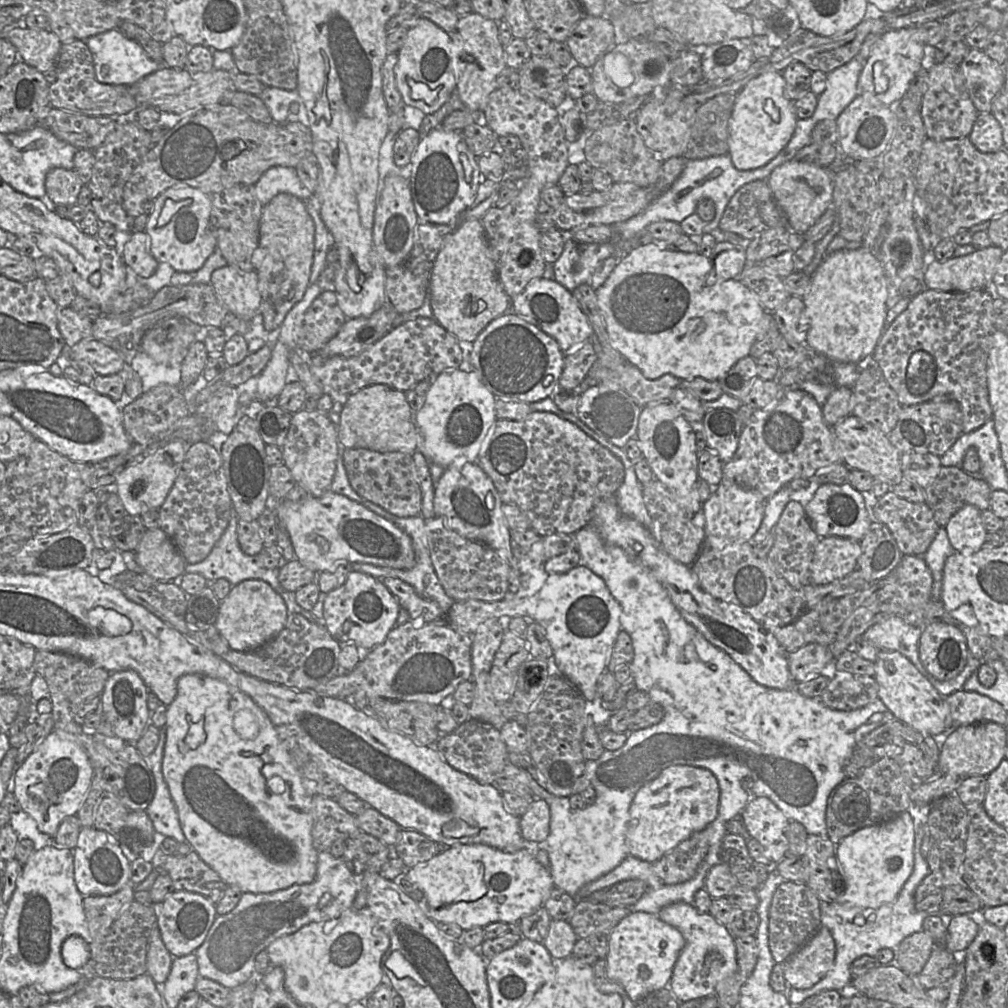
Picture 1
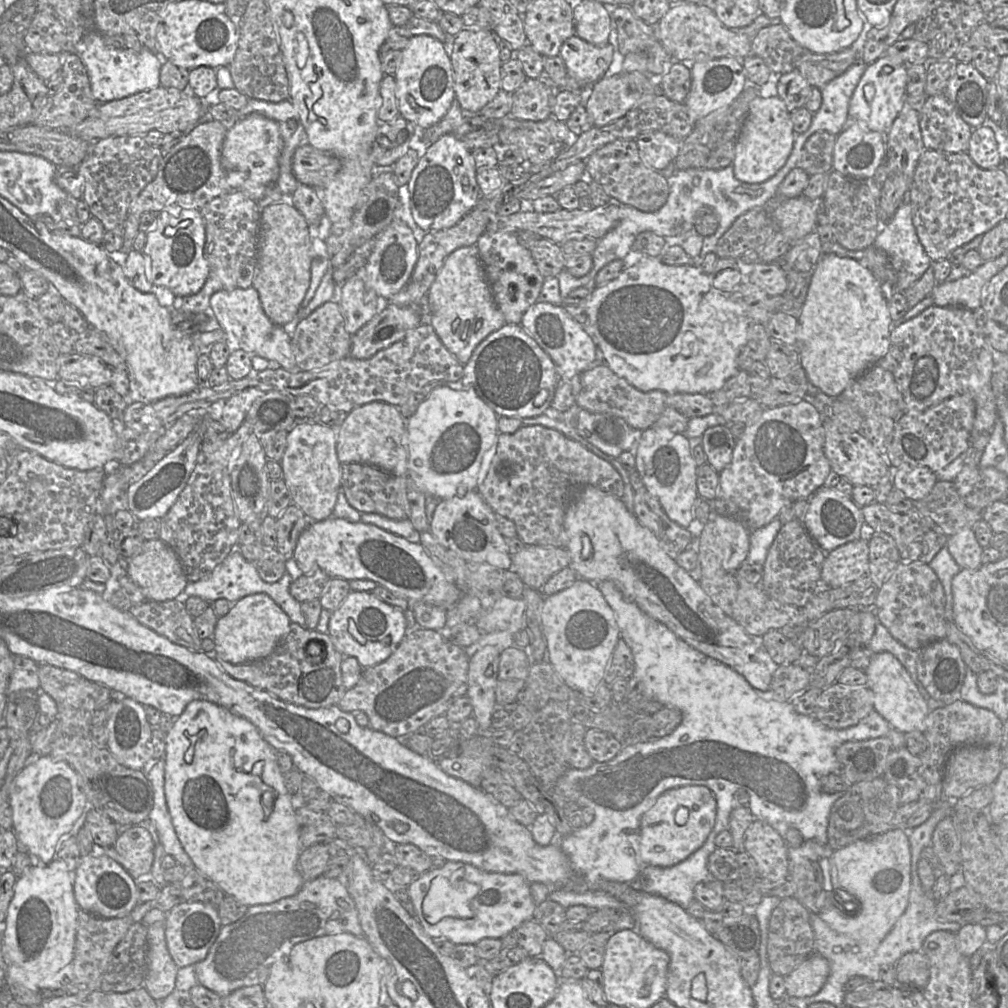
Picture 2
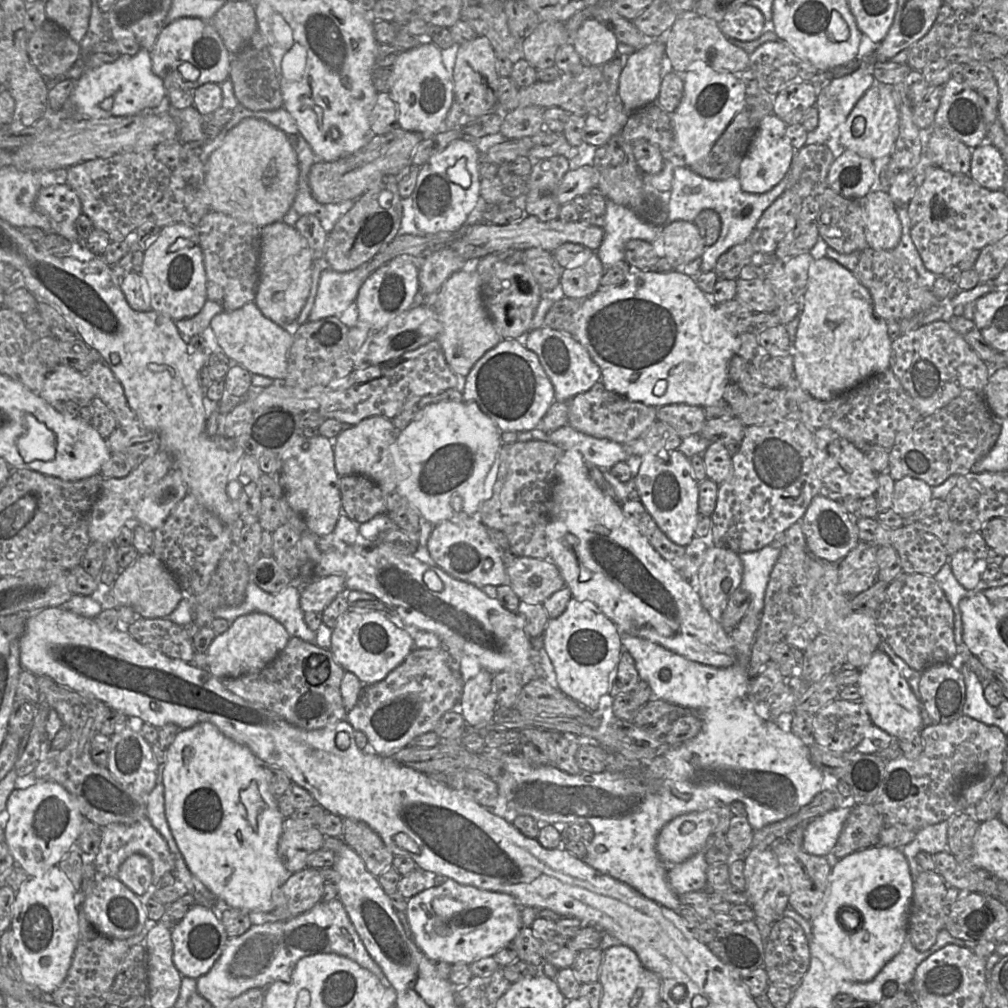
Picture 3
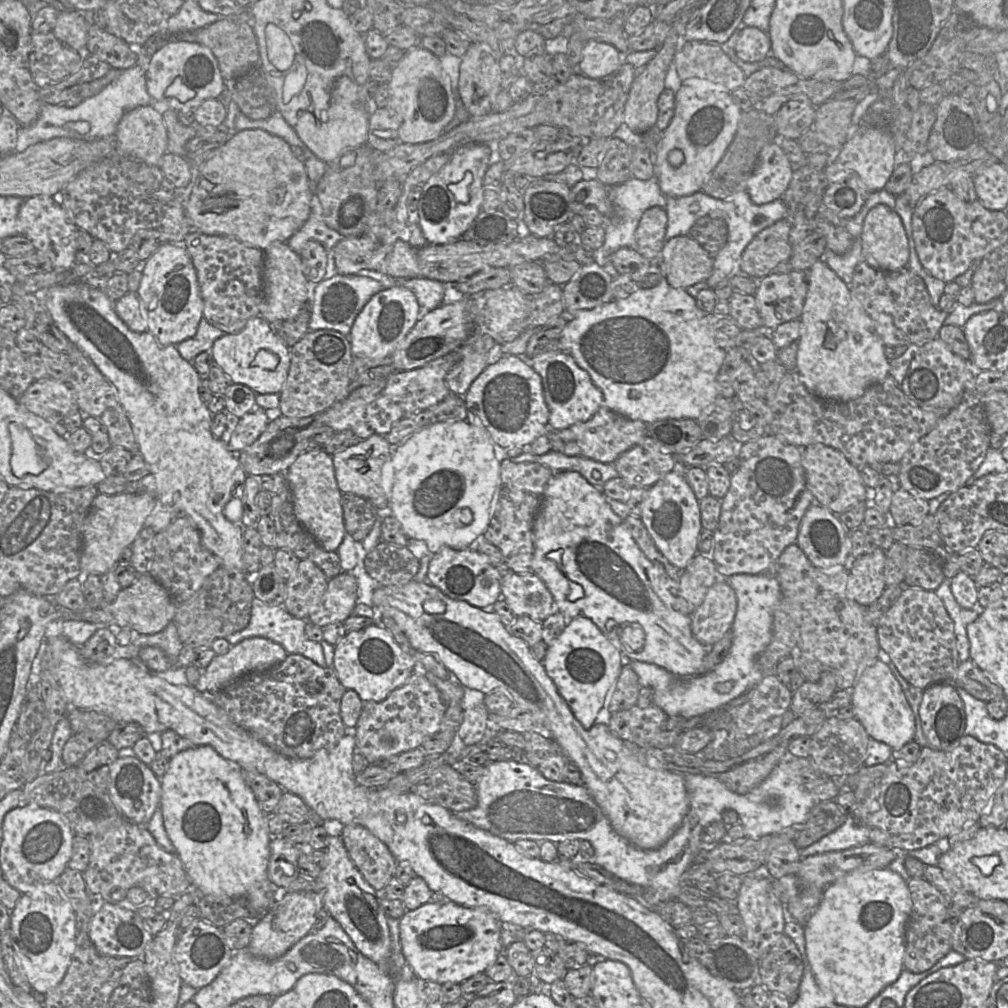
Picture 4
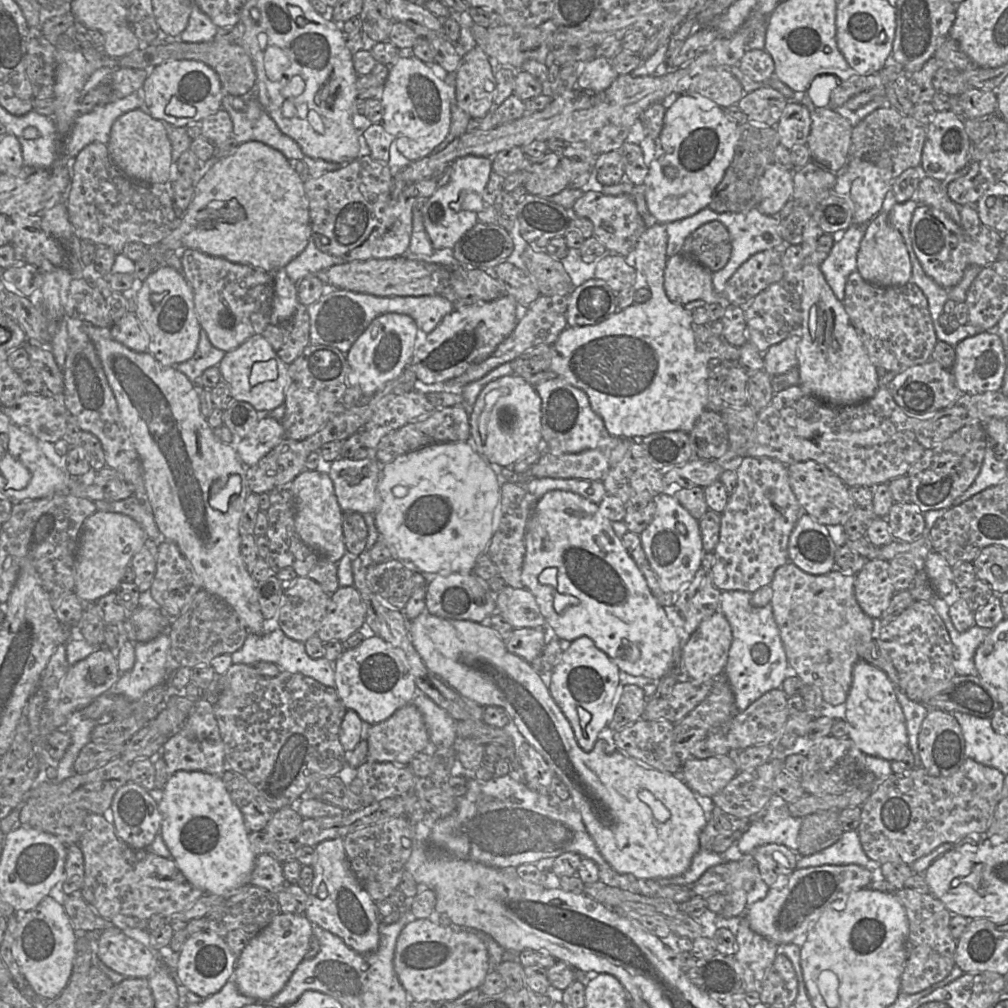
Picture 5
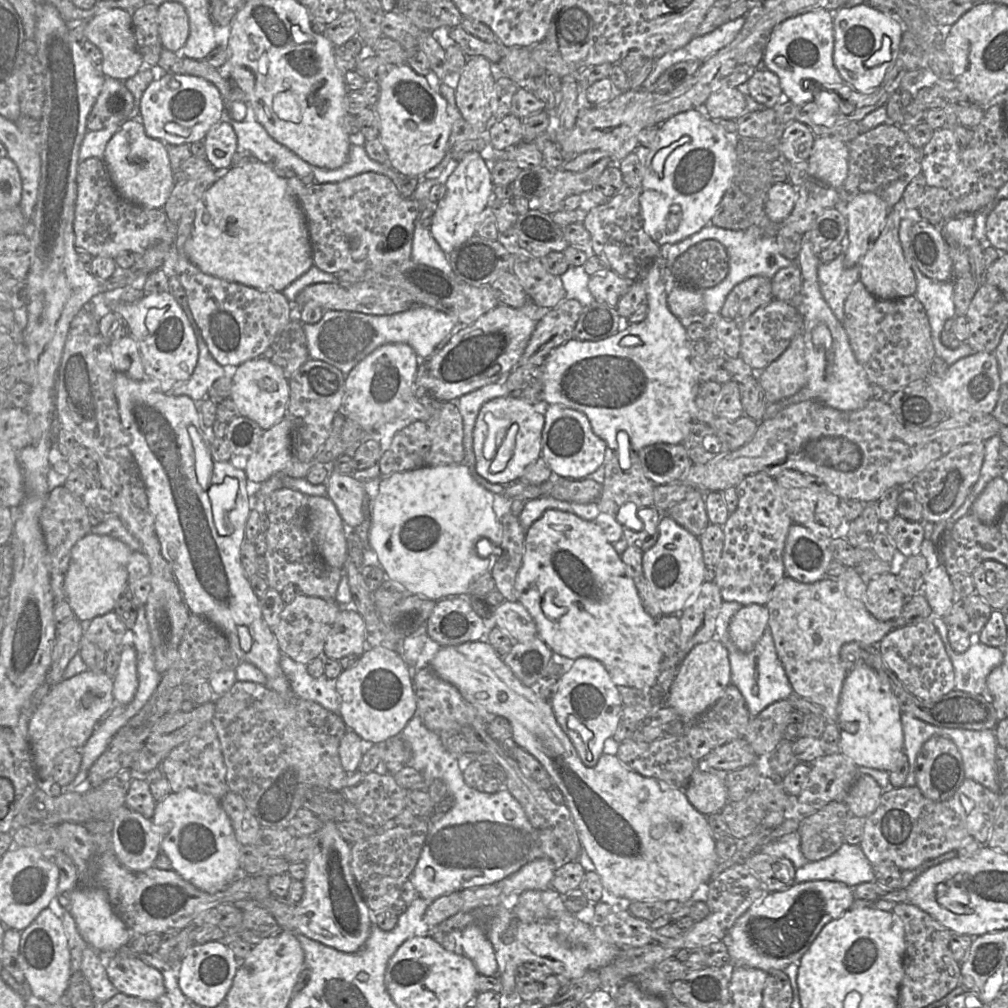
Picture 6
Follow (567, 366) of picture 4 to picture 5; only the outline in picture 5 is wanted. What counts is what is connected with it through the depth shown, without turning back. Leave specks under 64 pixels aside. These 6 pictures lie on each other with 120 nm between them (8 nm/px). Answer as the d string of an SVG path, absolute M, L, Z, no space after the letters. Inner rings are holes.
M555 375L535 388L542 401L541 425L544 451L554 455L580 453L595 448L603 437L609 437L610 434L606 430L602 418L593 411L588 396L584 391L568 384Z

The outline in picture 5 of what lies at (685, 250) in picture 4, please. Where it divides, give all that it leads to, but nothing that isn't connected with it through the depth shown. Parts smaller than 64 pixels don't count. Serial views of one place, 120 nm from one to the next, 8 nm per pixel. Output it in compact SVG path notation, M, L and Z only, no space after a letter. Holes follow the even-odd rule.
M682 252L667 259L664 274L664 289L670 301L684 306L694 300L702 300L709 304L721 298L713 289L712 273Z

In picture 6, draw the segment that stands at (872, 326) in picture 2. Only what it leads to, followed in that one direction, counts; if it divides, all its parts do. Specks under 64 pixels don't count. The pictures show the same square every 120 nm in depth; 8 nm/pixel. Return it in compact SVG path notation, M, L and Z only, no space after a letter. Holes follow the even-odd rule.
M803 235L798 257L802 298L797 309L803 316L802 333L805 344L807 380L799 394L781 403L786 407L802 401L814 400L840 411L859 410L873 397L886 398L886 395L876 394L875 386L870 383L863 367L853 354L843 323L834 316L825 302L818 282L819 265L819 254L815 252L813 244Z

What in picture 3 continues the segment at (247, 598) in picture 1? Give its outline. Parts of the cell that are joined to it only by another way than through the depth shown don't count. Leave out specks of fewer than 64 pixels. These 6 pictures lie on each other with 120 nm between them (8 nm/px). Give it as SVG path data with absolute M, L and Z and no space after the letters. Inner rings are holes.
M253 612L236 618L222 634L216 635L207 650L207 670L217 678L238 677L269 665L285 648L290 636L271 616Z

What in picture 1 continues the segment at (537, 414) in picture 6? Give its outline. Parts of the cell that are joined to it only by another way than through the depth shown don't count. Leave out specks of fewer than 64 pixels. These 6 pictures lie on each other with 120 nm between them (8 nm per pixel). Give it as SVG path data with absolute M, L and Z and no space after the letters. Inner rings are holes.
M511 309L493 319L473 341L471 371L495 399L534 403L558 390L565 354L554 338L527 322Z

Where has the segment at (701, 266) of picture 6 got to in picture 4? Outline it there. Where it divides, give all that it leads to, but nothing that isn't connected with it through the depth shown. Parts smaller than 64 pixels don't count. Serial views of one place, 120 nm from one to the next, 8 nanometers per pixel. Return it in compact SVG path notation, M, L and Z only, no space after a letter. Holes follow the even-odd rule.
M706 215L695 221L689 236L714 258L727 243L728 225L722 218Z

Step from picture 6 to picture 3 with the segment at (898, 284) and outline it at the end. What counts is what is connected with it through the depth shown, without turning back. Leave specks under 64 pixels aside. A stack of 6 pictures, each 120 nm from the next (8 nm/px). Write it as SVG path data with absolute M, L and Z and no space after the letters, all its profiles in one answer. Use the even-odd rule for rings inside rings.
M871 191L863 200L865 237L869 248L893 250L900 242L902 227L897 206L888 192Z

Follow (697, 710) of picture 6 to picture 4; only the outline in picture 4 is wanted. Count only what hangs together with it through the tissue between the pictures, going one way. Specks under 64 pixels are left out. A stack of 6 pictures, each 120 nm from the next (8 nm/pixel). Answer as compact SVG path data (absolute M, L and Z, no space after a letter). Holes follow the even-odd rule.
M719 576L708 590L703 602L692 614L694 637L708 649L732 628L737 598L727 579Z

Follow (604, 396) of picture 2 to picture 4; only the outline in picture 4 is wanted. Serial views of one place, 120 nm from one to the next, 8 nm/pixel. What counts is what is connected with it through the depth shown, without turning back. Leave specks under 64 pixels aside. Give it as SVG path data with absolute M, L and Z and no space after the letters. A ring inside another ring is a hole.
M606 406L601 407L589 420L560 431L550 431L553 451L567 456L583 456L602 463L613 463L623 452L634 446L646 434L647 423L631 420Z

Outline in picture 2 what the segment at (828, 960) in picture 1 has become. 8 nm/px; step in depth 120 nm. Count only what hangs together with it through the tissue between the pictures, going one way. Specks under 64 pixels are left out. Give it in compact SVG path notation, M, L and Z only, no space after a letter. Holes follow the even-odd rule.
M813 952L796 969L785 976L786 996L804 998L815 995L825 985L830 966L825 957Z

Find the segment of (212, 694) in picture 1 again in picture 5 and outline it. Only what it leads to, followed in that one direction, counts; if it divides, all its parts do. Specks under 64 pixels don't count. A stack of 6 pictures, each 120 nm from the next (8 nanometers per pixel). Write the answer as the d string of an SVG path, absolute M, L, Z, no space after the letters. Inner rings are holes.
M177 771L170 777L168 777L167 782L162 791L155 788L154 790L150 791L150 793L157 801L158 809L161 814L160 834L162 835L162 838L167 848L169 849L172 855L172 859L175 861L178 869L194 887L200 889L205 893L223 896L230 895L231 892L249 884L250 876L254 868L257 856L252 851L251 843L249 840L250 833L247 831L245 827L243 815L239 808L231 800L222 777L201 771Z

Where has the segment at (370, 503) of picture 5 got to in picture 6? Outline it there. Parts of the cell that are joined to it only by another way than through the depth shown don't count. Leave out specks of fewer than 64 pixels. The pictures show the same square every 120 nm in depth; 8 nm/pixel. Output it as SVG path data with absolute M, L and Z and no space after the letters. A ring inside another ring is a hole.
M327 467L327 496L334 503L343 522L351 527L358 527L364 519L363 498L365 484L353 475L342 474L334 467Z

